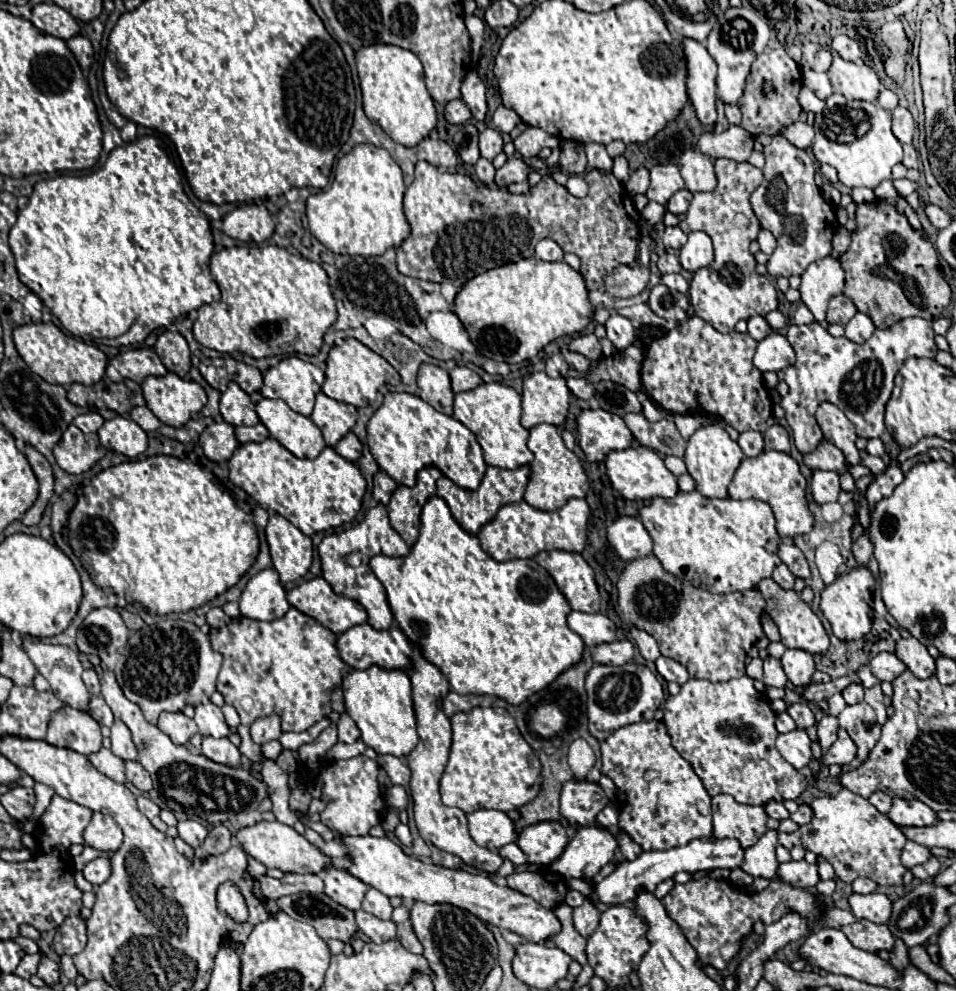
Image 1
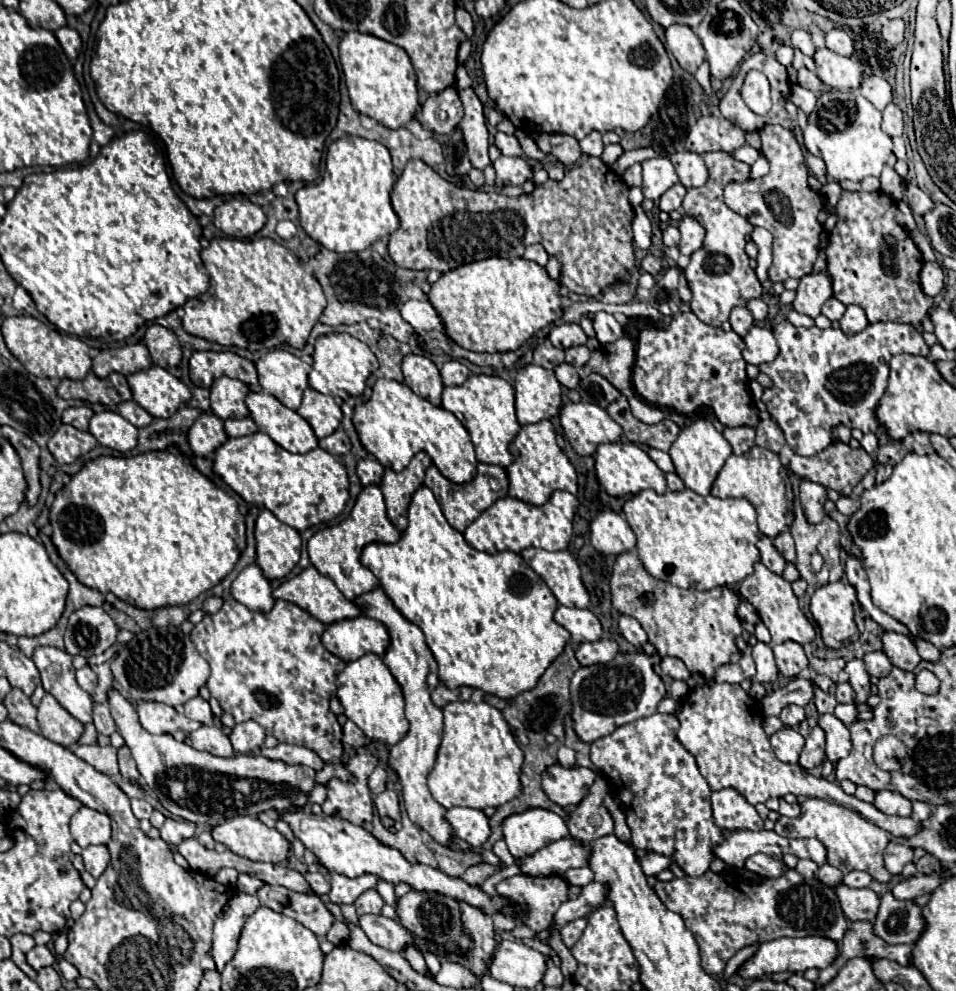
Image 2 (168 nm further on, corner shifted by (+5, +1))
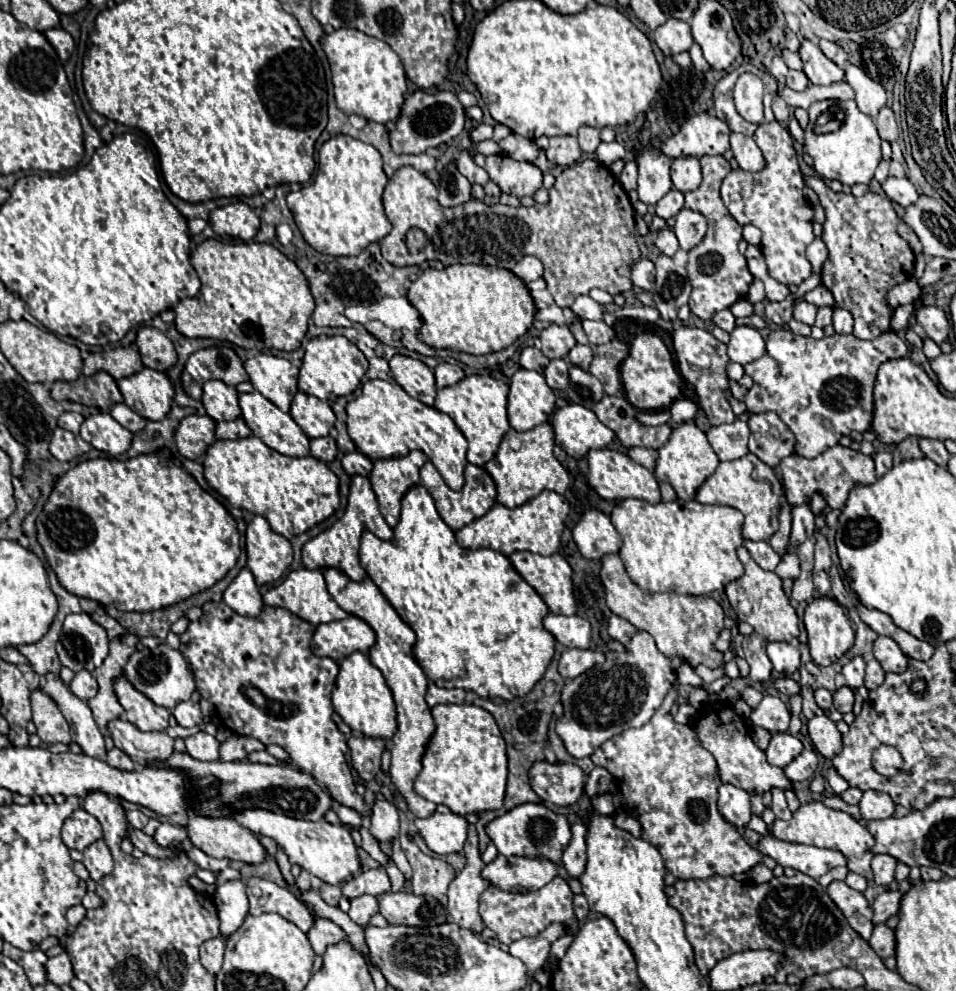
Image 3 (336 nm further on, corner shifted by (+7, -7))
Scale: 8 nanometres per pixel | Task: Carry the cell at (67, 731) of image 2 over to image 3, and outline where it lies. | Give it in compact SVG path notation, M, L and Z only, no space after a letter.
M35 690L31 694L31 708L33 708L33 722L37 726L37 736L41 738L43 744L69 744L71 734L69 734L69 724L59 712L57 704L41 690Z

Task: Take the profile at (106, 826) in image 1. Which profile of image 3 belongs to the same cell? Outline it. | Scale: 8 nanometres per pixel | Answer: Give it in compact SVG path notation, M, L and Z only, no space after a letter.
M79 808L65 820L61 836L63 836L63 842L67 844L67 848L75 848L75 850L83 852L87 846L91 846L93 842L103 838L103 830L95 816L87 814L83 808Z

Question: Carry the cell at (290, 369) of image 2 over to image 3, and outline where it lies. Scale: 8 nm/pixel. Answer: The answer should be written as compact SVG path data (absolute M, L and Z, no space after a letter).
M257 354L245 362L251 384L279 410L289 412L293 396L297 394L299 368L289 360L273 354Z

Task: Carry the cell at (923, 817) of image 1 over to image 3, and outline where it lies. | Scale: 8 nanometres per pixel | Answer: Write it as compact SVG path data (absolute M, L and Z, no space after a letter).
M869 790L863 794L863 798L859 802L859 810L863 812L863 820L885 820L895 814L895 804L893 804L891 796Z

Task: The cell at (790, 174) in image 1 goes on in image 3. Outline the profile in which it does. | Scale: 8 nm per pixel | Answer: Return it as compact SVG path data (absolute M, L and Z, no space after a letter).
M779 122L759 124L753 140L765 156L765 170L743 172L733 170L721 186L721 200L729 214L741 224L753 224L763 232L761 252L765 256L769 276L781 284L801 284L811 276L813 268L805 256L805 248L813 242L813 210L803 198L805 180L797 162L791 134Z

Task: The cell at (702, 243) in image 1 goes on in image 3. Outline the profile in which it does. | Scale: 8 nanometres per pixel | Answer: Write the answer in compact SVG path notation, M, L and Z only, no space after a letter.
M685 208L675 216L675 220L677 222L675 222L673 232L679 240L679 246L681 246L681 250L689 252L703 240L705 232L707 232L707 222L699 212L691 212Z

